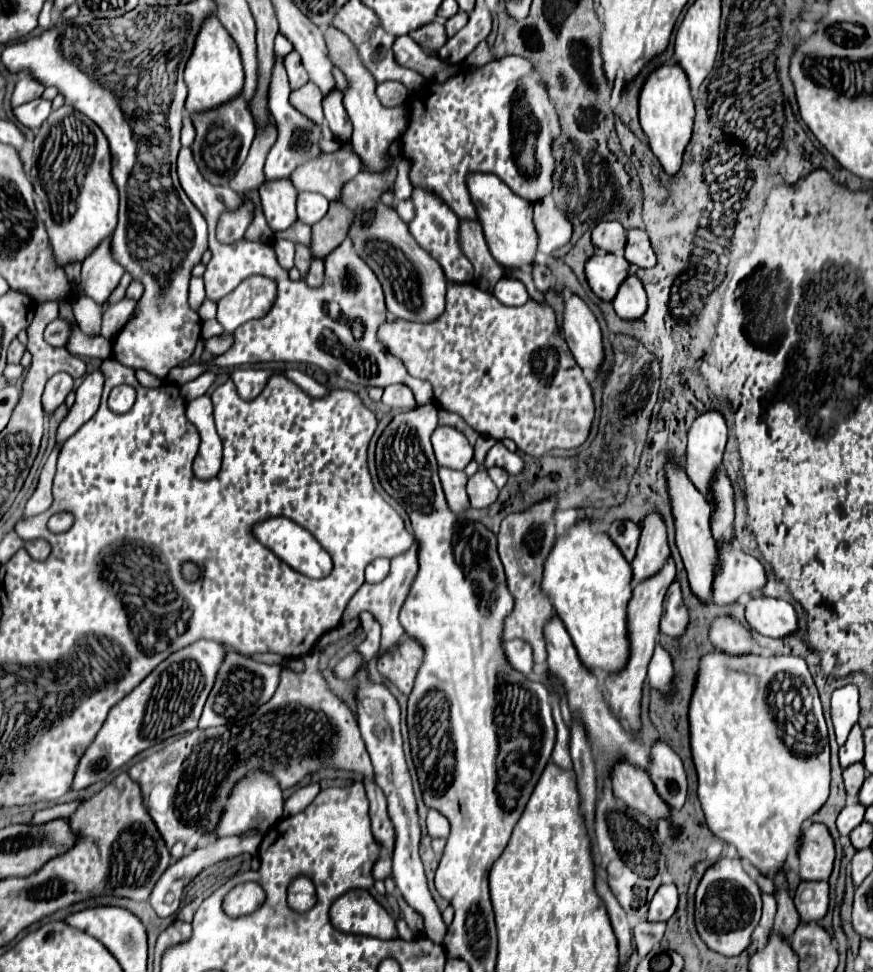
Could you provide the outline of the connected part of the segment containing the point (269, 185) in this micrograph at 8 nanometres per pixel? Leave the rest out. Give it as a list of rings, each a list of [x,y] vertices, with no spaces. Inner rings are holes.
[[[290,178],[264,182],[260,186],[260,198],[262,198],[266,220],[274,232],[286,230],[298,220],[296,214],[298,190],[294,188]]]

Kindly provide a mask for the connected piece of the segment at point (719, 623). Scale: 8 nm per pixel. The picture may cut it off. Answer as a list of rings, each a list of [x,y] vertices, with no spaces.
[[[716,618],[710,628],[710,640],[718,652],[730,656],[744,656],[756,650],[756,642],[742,624],[736,624],[732,618]]]

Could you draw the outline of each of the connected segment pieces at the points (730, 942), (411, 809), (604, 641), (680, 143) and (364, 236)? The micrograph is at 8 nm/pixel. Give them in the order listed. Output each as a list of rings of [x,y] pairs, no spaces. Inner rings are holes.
[[[722,858],[710,866],[696,890],[696,928],[702,940],[716,952],[724,956],[742,954],[750,942],[752,932],[760,922],[762,914],[762,892],[758,884],[744,870],[740,860]],[[754,904],[754,906],[752,906]]]
[[[362,612],[360,614],[364,632],[368,634],[368,638],[356,646],[356,652],[362,654],[362,664],[356,670],[356,708],[358,708],[358,724],[360,724],[360,732],[362,738],[366,742],[368,754],[372,758],[372,766],[374,766],[374,782],[384,790],[386,798],[388,798],[388,812],[390,818],[394,822],[396,828],[396,848],[394,848],[394,858],[392,858],[392,870],[394,870],[394,880],[396,886],[400,890],[400,894],[404,896],[404,900],[424,918],[424,926],[426,926],[426,936],[432,942],[442,944],[444,936],[446,936],[446,924],[442,922],[442,914],[428,890],[428,880],[424,874],[424,866],[422,860],[418,856],[418,842],[420,842],[420,826],[418,826],[418,814],[416,814],[416,800],[414,800],[414,792],[412,792],[412,780],[408,774],[408,766],[404,760],[404,749],[401,735],[401,711],[398,708],[396,698],[392,696],[392,692],[384,686],[384,684],[376,684],[368,678],[368,670],[366,664],[376,656],[378,648],[380,648],[380,624],[376,622],[376,618],[370,612]]]
[[[580,520],[568,530],[566,536],[560,536],[554,544],[554,550],[550,552],[550,558],[546,558],[542,590],[552,598],[554,610],[564,622],[584,668],[588,668],[590,672],[602,670],[604,674],[614,674],[614,670],[620,672],[628,664],[630,640],[626,606],[632,598],[632,568],[626,558],[622,558],[622,552],[614,546],[614,542],[610,542],[610,536],[606,532],[594,534],[590,530],[590,522]]]
[[[672,60],[660,64],[652,74],[646,76],[640,98],[638,98],[638,114],[642,130],[650,140],[650,148],[660,160],[662,168],[668,174],[676,174],[682,164],[682,154],[686,144],[692,138],[692,124],[694,124],[694,102],[690,96],[690,86],[686,72]]]
[[[376,202],[370,210],[374,212],[372,216],[368,216],[366,206],[354,212],[354,222],[348,234],[356,254],[376,272],[384,288],[388,312],[408,322],[434,322],[446,308],[446,276],[442,266],[414,240],[408,222],[404,222],[394,208]]]

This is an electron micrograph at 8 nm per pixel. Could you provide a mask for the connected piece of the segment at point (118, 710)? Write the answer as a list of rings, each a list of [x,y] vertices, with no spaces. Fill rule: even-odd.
[[[198,640],[192,646],[186,646],[170,654],[162,662],[162,666],[154,668],[138,688],[134,688],[122,702],[118,702],[110,710],[98,736],[82,754],[70,790],[84,790],[104,780],[114,770],[122,768],[142,750],[170,736],[196,730],[202,714],[202,706],[212,690],[224,654],[226,648],[216,644],[214,640]],[[144,716],[146,716],[146,726],[144,726]]]

